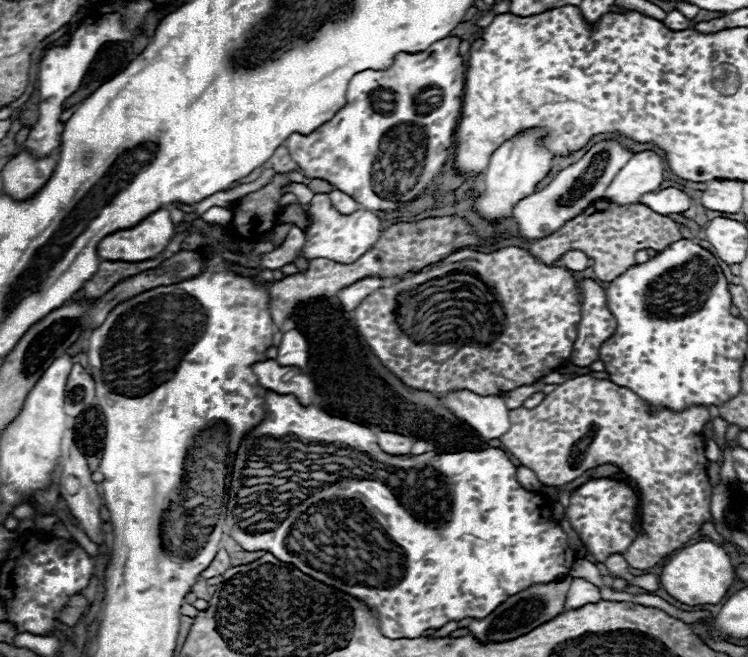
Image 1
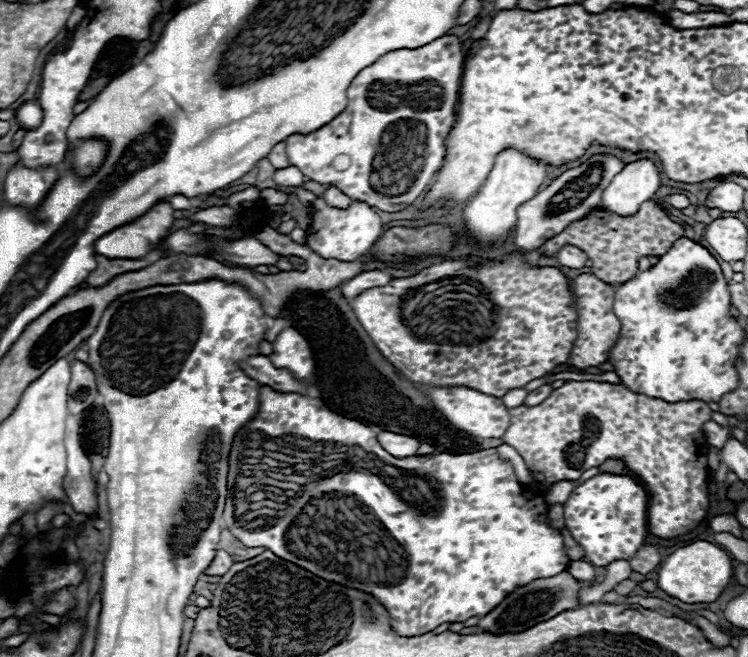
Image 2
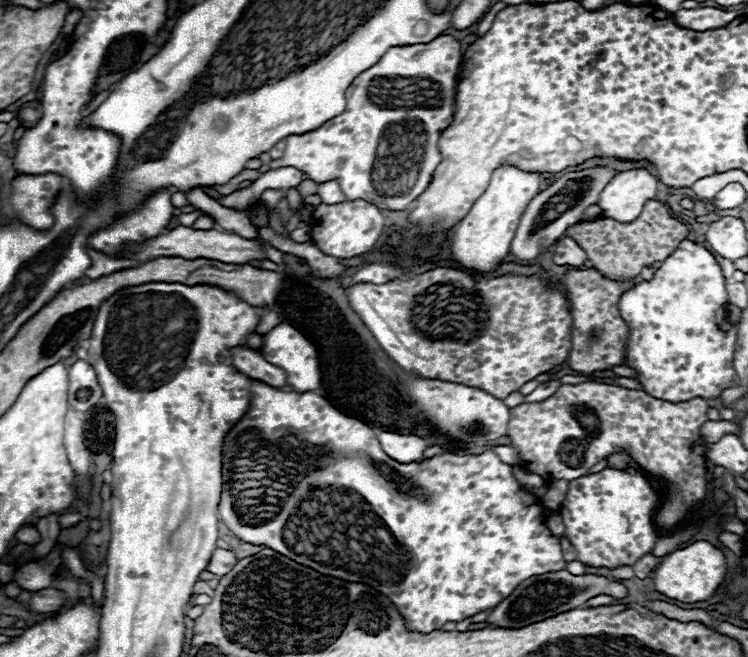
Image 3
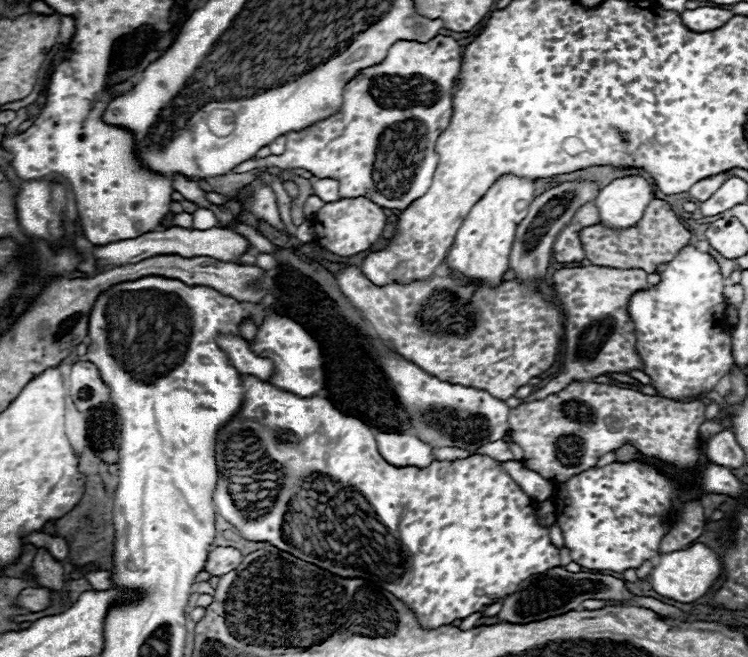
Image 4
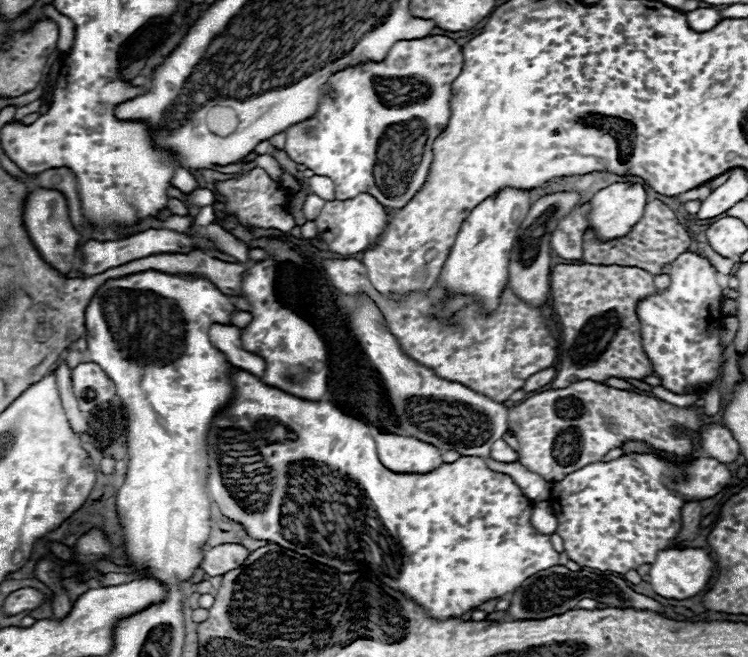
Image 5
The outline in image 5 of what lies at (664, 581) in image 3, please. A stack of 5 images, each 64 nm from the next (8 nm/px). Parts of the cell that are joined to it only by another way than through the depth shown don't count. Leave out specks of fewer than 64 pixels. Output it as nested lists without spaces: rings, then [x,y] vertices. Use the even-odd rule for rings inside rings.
[[[666,548],[656,554],[656,560],[650,564],[650,584],[656,594],[664,598],[676,598],[684,600],[694,594],[698,594],[710,580],[714,572],[714,562],[702,548]]]

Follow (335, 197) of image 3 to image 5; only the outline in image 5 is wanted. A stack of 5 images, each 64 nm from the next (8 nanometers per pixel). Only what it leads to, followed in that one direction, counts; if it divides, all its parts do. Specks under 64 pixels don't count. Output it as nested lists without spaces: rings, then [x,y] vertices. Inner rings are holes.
[[[314,174],[312,178],[308,178],[308,186],[310,186],[310,192],[320,196],[322,200],[334,200],[334,182],[328,176]]]

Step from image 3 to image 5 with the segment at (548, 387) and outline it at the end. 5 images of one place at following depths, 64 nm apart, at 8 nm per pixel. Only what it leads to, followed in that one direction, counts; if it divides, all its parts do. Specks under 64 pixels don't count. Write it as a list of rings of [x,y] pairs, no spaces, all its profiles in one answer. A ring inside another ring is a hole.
[[[560,264],[552,270],[552,276],[550,276],[550,296],[552,296],[552,308],[558,316],[558,322],[562,326],[562,352],[560,352],[560,370],[556,374],[556,378],[552,380],[552,384],[548,384],[550,388],[566,388],[578,380],[594,380],[594,382],[604,382],[608,378],[636,378],[636,380],[644,380],[646,376],[654,376],[654,366],[650,362],[650,358],[646,356],[644,352],[644,346],[642,346],[642,330],[640,330],[640,318],[636,314],[636,308],[638,308],[638,302],[656,294],[656,286],[654,286],[654,276],[648,274],[646,270],[642,268],[636,268],[636,266],[602,266],[602,264]]]

